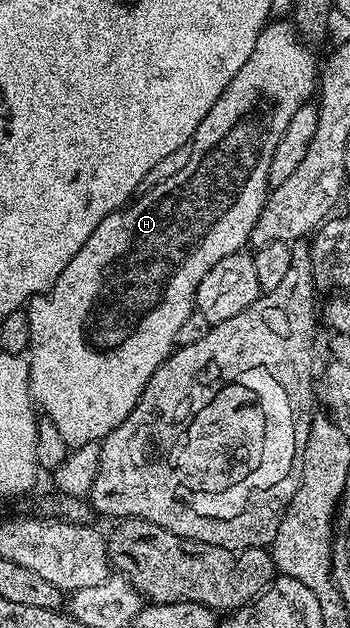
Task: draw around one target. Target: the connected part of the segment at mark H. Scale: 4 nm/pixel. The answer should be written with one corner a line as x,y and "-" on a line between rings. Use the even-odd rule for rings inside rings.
270,22
266,24
259,38
255,38
255,50
251,50
251,58
243,62
239,74
231,78
227,90
219,94
219,102
215,102
215,106
207,110
207,118
203,118
199,130
193,135
187,166
183,166
179,174
167,178
167,182
159,182
159,186
144,189
140,195
130,200
118,212
107,214
107,218
103,218
103,222
95,226
91,238
83,242
79,254
75,254
75,258
67,262
63,274
59,274
59,278
50,286
49,291
34,296
29,301
27,305
30,318
30,342
27,351
29,389
33,395
34,405
43,413
44,419
55,422
55,430
63,434
63,438
70,446
95,444
104,440
107,434
111,434
125,421
127,414
131,414
131,410
135,410
135,406
141,401
141,395
151,374
155,374
155,370
159,370
163,361
175,351
179,326
183,326
183,322
187,322
187,318
195,311
197,287
199,282
203,282
203,274
207,274
207,270
211,270
215,262
223,262
223,258
242,251
246,247
245,243
247,245
250,243
253,227
255,222
259,222
259,214
265,205
265,197
270,191
271,154
275,154
275,146
279,146
279,138
283,138
283,130
287,130
287,122
291,122
291,114
295,114
295,110
299,110
301,105
314,95
319,84
319,60
313,57
313,52
314,49
301,39
292,23

